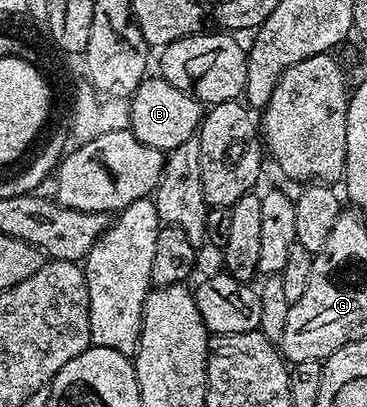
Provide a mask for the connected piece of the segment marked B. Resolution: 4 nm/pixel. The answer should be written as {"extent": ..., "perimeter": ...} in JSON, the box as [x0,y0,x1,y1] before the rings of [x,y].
{"extent":[129,77,205,153],"perimeter":[[[161,77],[151,78],[144,78],[139,88],[130,96],[129,130],[135,134],[137,141],[166,153],[177,149],[177,145],[185,145],[185,141],[196,138],[199,125],[203,121],[205,107],[189,93],[181,89],[173,89],[169,81]]]}

